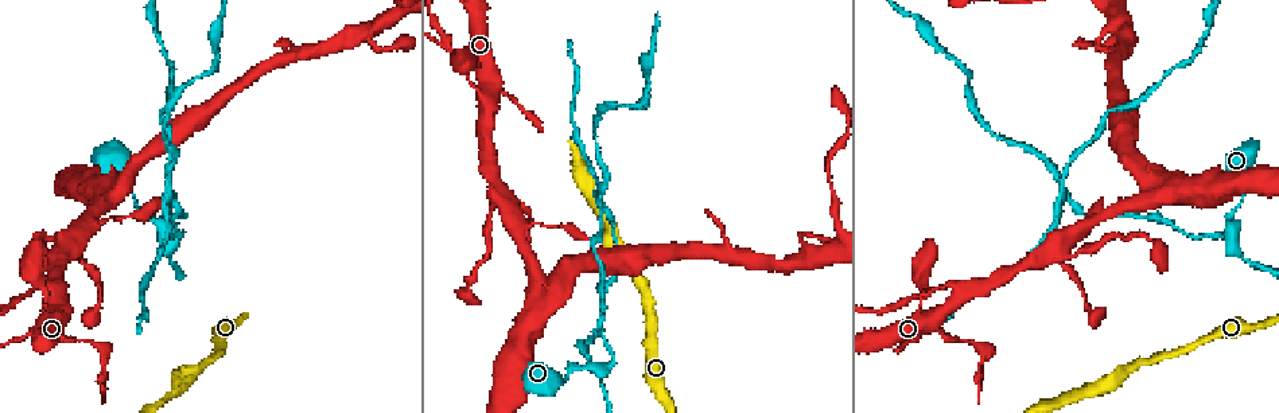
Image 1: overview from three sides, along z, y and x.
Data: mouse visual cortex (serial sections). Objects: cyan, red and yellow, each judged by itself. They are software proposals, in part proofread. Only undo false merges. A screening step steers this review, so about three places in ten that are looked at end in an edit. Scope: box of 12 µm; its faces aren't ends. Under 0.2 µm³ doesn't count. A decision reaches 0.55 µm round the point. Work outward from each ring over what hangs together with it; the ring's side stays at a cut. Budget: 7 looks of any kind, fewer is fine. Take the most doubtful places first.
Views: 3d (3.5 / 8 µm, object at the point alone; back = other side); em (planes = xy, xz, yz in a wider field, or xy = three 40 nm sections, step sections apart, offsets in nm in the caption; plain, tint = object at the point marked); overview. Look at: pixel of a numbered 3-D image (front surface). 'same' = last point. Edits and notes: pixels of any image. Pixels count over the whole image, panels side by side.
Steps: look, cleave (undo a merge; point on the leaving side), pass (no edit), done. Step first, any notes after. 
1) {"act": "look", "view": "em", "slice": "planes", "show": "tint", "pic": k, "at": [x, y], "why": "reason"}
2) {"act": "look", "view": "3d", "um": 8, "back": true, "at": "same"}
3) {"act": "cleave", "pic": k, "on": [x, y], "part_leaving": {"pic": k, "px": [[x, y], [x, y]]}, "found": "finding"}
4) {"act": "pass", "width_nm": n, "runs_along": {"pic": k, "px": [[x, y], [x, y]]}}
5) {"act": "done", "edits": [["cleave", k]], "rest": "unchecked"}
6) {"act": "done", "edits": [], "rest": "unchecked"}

{"act": "look", "view": "3d", "um": 3.5, "pic": 1, "at": [1231, 233], "why": "arms part here"}

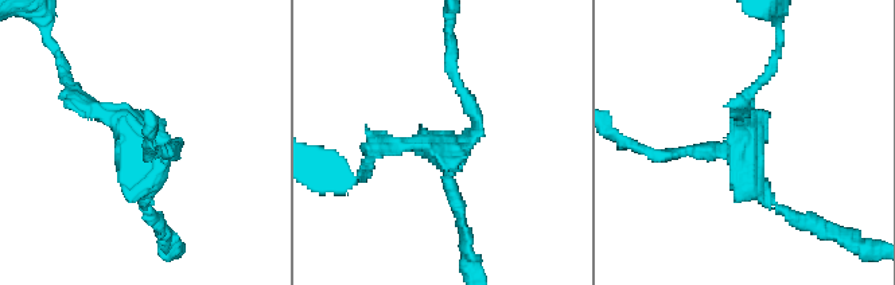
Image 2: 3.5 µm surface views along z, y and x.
{"act": "look", "view": "em", "slice": "xy", "step": 5, "show": "tint", "pic": 2, "at": [450, 148], "arms": 3, "arm_widths_nm": [150, 200, 200], "why": "shape alone is not enough"}

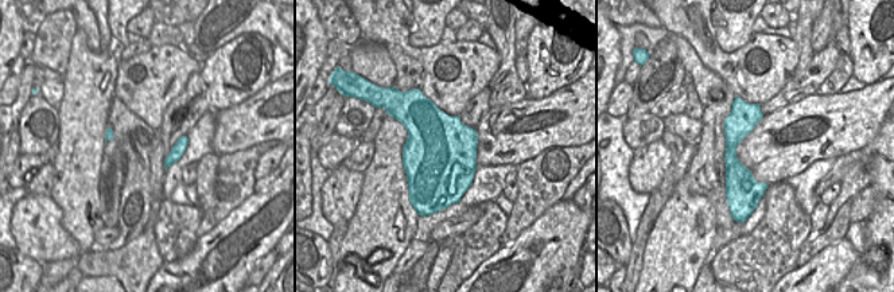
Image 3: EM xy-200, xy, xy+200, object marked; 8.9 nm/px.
{"act": "pass", "found": "all the same cell"}

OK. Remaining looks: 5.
{"act": "look", "view": "3d", "um": 3.5, "pic": 1, "at": [602, 201], "why": "three arms meet"}

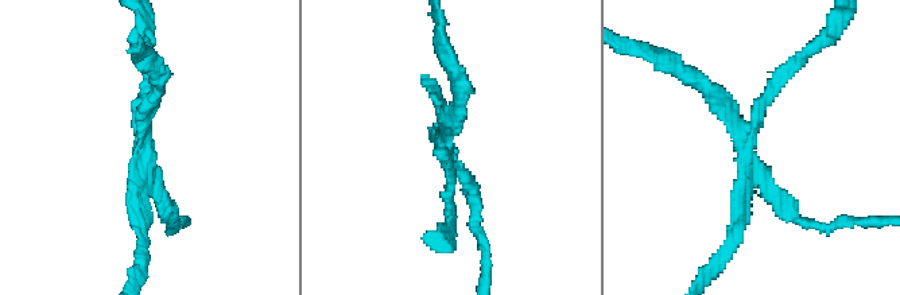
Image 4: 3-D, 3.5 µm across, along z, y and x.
{"act": "look", "view": "em", "slice": "xy", "step": 2, "show": "tint", "pic": 4, "at": [449, 145], "arms": 3, "arm_widths_nm": [150, 200, 200]}

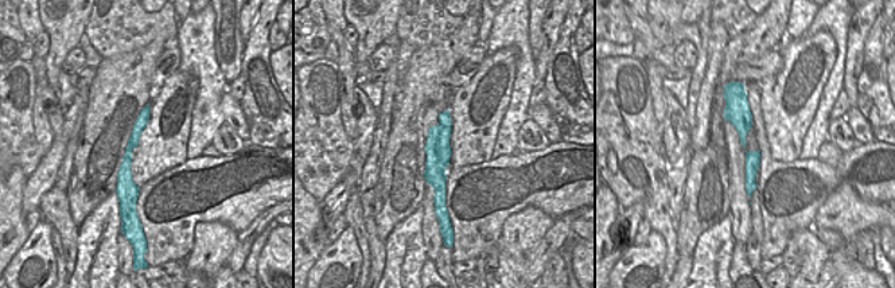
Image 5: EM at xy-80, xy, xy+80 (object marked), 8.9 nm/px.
{"act": "cleave", "pic": 4, "on": [775, 82], "found": "two cells meet here"}

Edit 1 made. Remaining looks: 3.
{"act": "look", "view": "3d", "um": 8, "pic": 1, "at": [52, 295], "why": "three arms meet"}

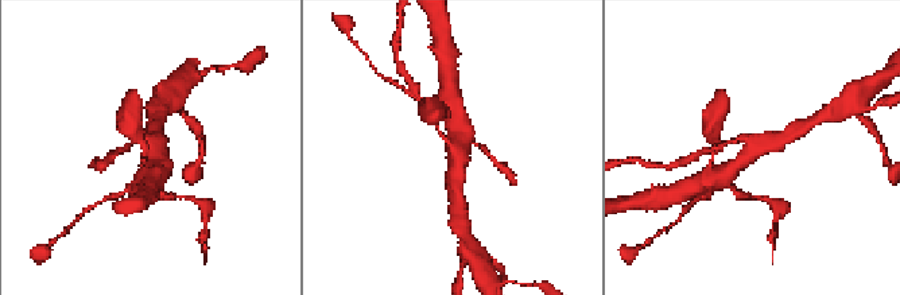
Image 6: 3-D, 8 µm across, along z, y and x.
{"act": "look", "view": "em", "slice": "xy", "step": 1, "show": "tint", "pic": 6, "at": [152, 148], "arms": 3, "arm_widths_nm": [150, 400, 500]}

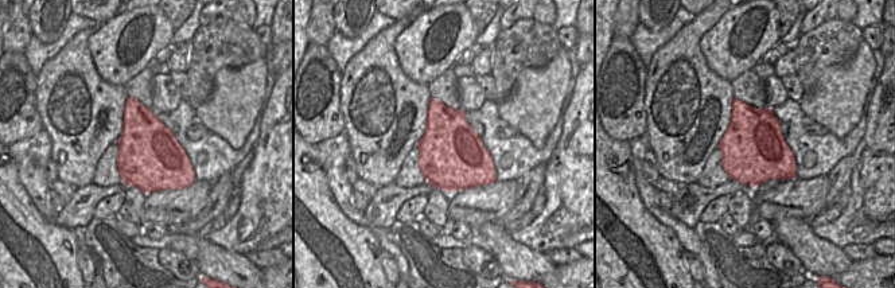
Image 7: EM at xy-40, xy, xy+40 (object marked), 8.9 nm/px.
{"act": "pass", "runs_along": {"pic": 6, "px": [[724, 175], [759, 144], [788, 134]]}, "found": "all the same cell"}

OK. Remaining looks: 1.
{"act": "done", "edits": [["cleave", 4]], "rest": "unchecked"}

